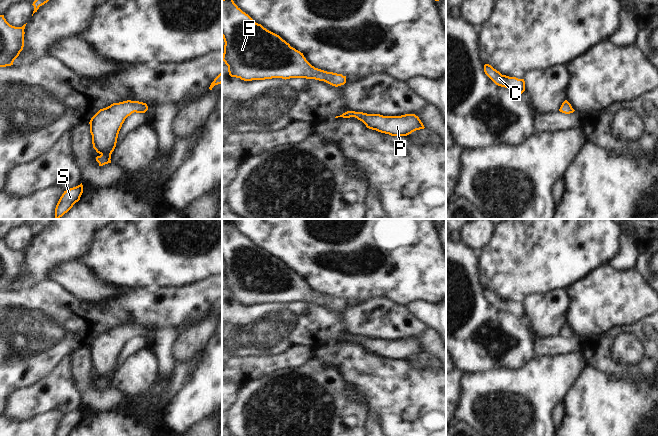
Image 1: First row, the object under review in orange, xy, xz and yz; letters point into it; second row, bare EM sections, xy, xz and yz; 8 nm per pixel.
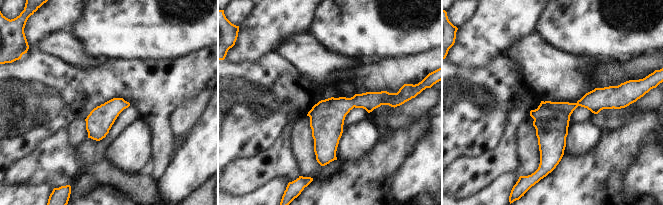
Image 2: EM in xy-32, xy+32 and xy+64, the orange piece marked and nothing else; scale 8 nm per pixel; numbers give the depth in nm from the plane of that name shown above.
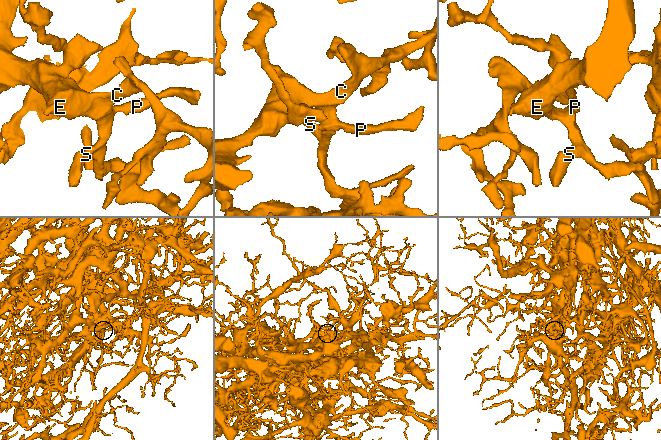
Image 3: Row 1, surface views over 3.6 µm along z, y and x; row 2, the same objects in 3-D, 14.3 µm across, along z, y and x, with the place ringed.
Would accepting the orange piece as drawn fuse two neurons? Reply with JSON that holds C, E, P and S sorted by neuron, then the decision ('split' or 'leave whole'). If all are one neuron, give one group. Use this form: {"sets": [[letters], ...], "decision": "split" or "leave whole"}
{"sets": [["C", "E", "P", "S"]], "decision": "leave whole"}

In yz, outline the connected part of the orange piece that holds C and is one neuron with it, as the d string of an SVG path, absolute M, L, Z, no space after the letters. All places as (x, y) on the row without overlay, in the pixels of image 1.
M489 288L484 289L484 296L498 310L512 313L519 318L525 315L524 303L502 299Z

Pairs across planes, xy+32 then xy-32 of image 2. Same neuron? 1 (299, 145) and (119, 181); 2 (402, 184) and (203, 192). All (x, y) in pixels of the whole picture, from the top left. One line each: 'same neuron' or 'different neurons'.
1: same neuron
2: different neurons

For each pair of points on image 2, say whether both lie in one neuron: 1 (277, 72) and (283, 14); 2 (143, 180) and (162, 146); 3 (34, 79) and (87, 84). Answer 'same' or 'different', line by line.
1: different
2: different
3: same

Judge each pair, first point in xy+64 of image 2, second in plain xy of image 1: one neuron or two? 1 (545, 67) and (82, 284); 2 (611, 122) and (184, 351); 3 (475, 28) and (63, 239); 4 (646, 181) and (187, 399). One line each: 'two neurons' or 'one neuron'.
1: one neuron
2: one neuron
3: one neuron
4: one neuron

